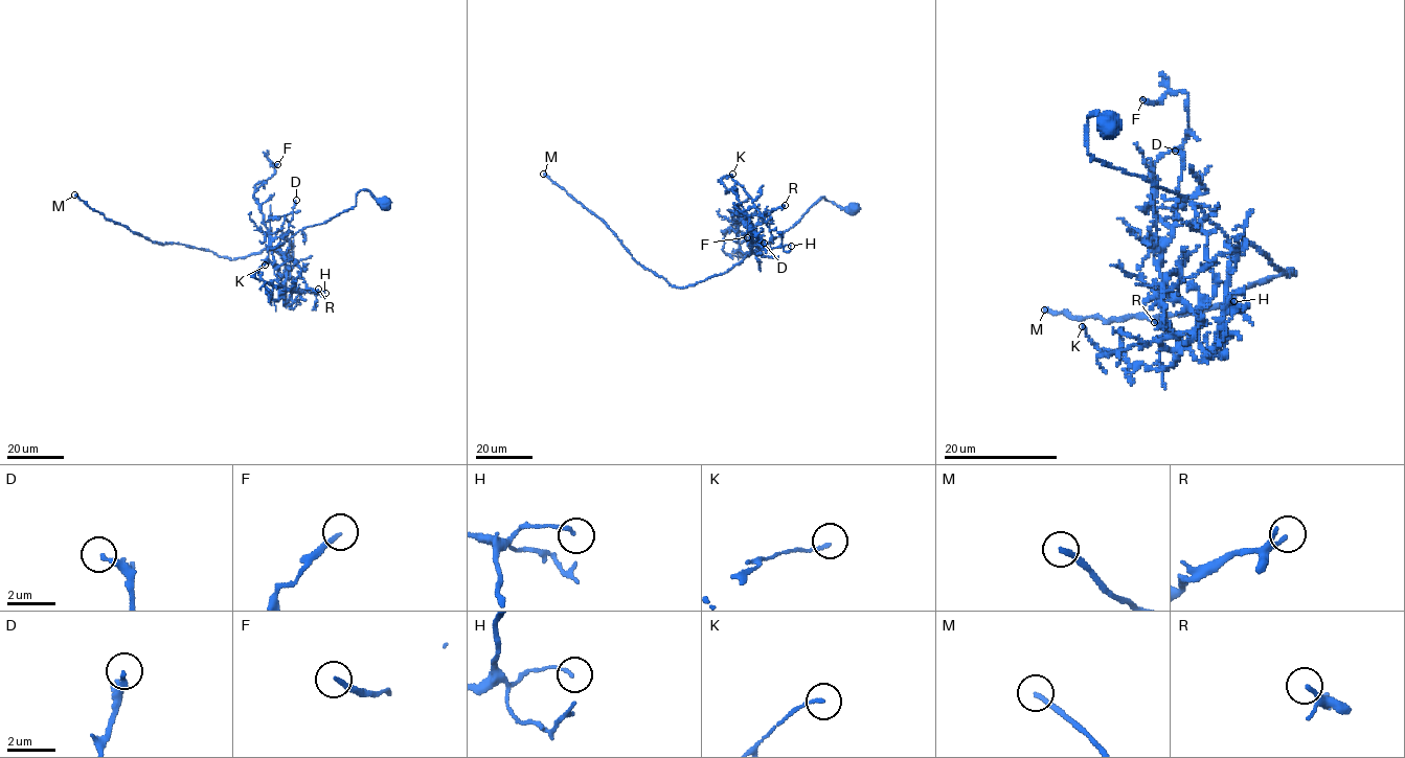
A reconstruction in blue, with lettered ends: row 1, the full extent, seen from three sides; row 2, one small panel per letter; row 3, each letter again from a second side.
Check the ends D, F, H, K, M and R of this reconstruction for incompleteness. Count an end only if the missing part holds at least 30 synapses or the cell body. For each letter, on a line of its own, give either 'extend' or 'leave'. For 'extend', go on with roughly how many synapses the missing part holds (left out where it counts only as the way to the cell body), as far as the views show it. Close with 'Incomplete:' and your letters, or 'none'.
D: leave
F: leave
H: leave
K: leave
M: extend; about 110 synapses
R: leave
Incomplete: M

